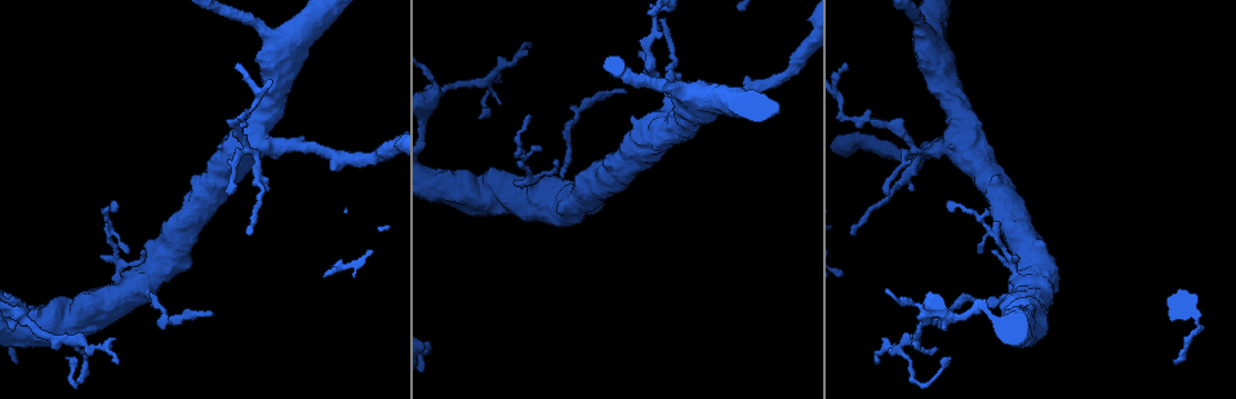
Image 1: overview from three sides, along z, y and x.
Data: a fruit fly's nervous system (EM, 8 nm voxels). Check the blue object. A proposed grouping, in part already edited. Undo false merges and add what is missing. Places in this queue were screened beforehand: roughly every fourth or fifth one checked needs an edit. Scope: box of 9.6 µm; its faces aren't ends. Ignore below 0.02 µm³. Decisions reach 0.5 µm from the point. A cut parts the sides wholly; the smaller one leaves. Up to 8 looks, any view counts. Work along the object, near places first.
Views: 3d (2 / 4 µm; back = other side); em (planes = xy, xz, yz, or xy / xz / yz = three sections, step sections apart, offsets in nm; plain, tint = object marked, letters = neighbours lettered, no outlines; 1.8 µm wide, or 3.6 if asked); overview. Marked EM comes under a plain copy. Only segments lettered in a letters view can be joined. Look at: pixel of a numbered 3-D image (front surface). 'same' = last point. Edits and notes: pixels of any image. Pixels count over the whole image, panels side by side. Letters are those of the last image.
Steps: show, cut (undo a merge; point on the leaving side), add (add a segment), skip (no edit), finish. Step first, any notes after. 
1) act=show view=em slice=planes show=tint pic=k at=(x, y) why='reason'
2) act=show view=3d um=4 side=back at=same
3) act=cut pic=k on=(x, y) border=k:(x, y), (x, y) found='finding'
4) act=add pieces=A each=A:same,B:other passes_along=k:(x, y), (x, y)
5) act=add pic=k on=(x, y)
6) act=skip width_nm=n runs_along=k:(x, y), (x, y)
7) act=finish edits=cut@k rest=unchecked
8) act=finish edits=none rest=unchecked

act=show view=3d um=2 pic=1 at=(844, 62) why='an open end'

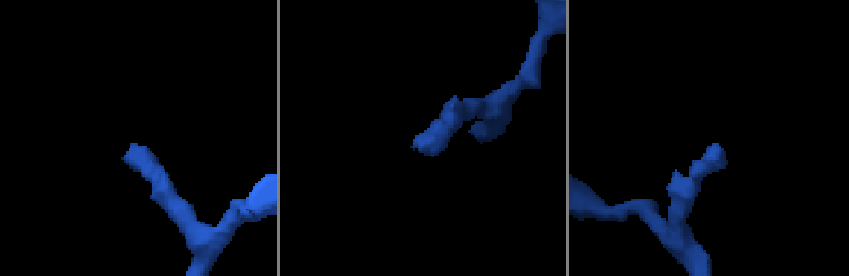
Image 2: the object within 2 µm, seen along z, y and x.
act=show view=em slice=planes show=tint pic=2 at=(137, 144) why='need the tissue'

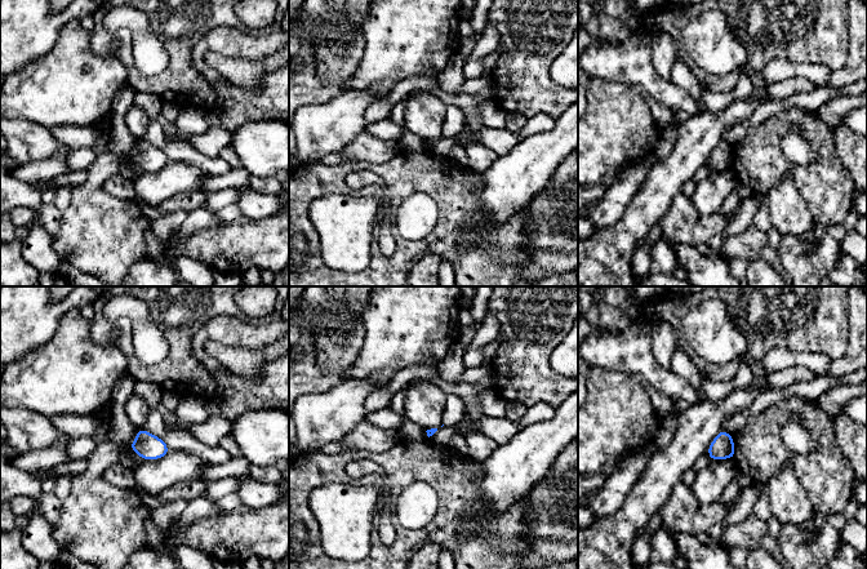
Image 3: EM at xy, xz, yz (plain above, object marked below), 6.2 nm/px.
act=show view=em slice=planes show=letters at=same

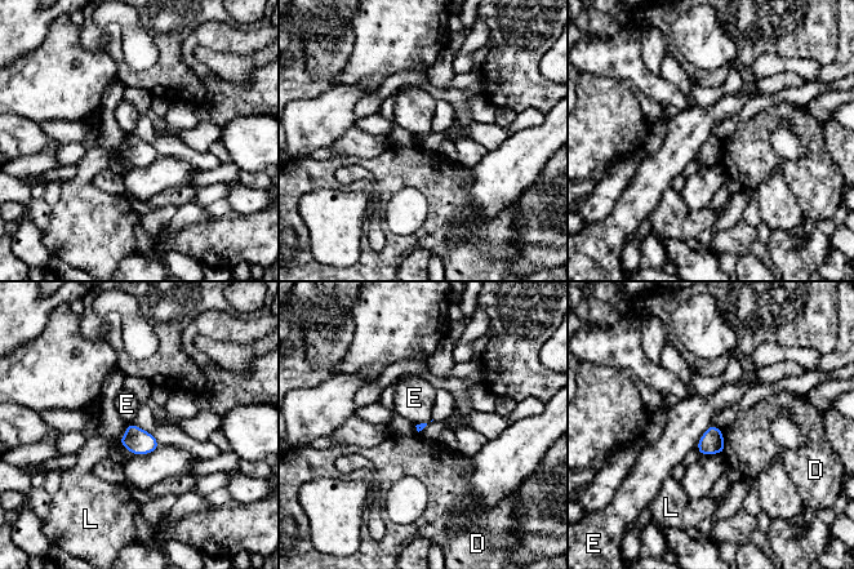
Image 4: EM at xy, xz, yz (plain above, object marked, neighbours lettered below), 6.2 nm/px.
act=skip each=D:other,E:other,L:other border=4:(711, 423), (695, 445) found='no lettered segment goes on from it'

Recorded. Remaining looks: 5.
act=show view=em um=3.6 slice=planes show=letters pic=1 at=(270, 36) why='thick turns thin'

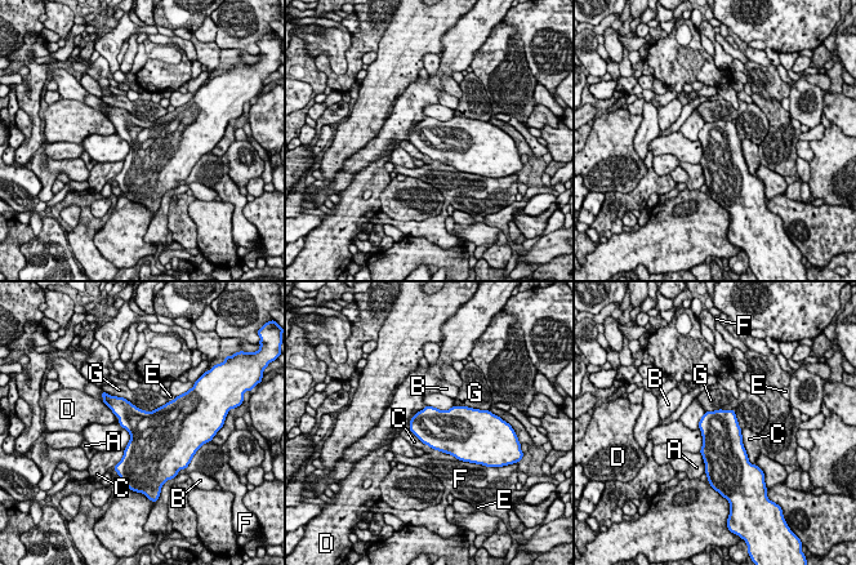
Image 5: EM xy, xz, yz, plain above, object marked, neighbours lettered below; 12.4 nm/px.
act=skip each=A:other,B:other,C:other,D:other,E:other,F:other,G:other border=5:(110, 394), (146, 410), (168, 401) found='all the same neuron'

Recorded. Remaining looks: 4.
act=show view=3d um=4 pic=1 at=(214, 315) why='thin end'

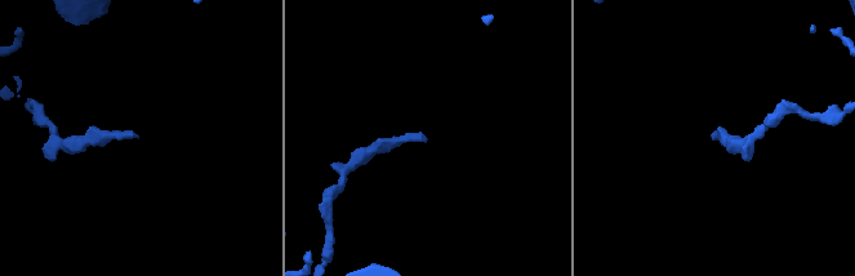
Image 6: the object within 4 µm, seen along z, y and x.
act=show view=em slice=planes show=letters pic=6 at=(138, 137)

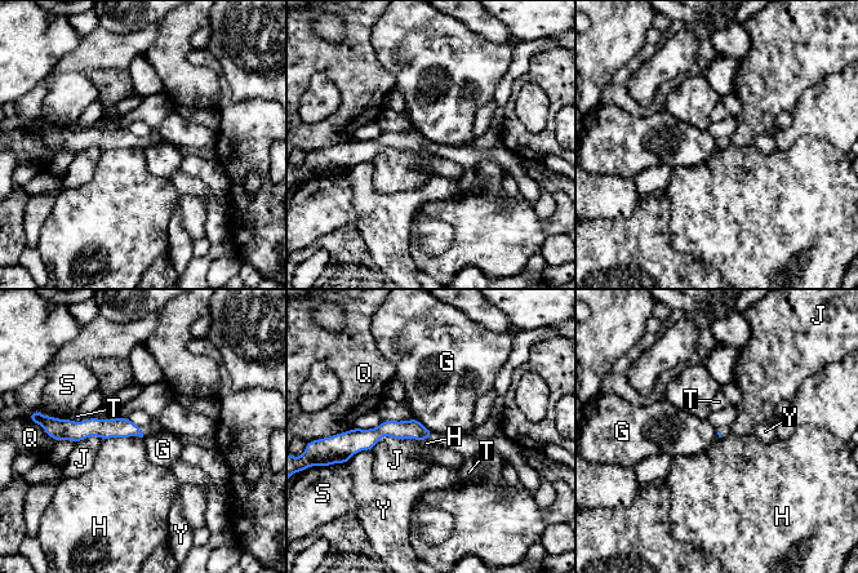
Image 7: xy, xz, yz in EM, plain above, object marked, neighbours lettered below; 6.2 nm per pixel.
act=skip each=G:other,H:other,J:other,Q:other,S:other,T:other,Y:other runs_along=7:(65, 427), (130, 429), (138, 432) found='none of them fits'

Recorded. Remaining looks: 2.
act=finish edits=none rest=unchecked

